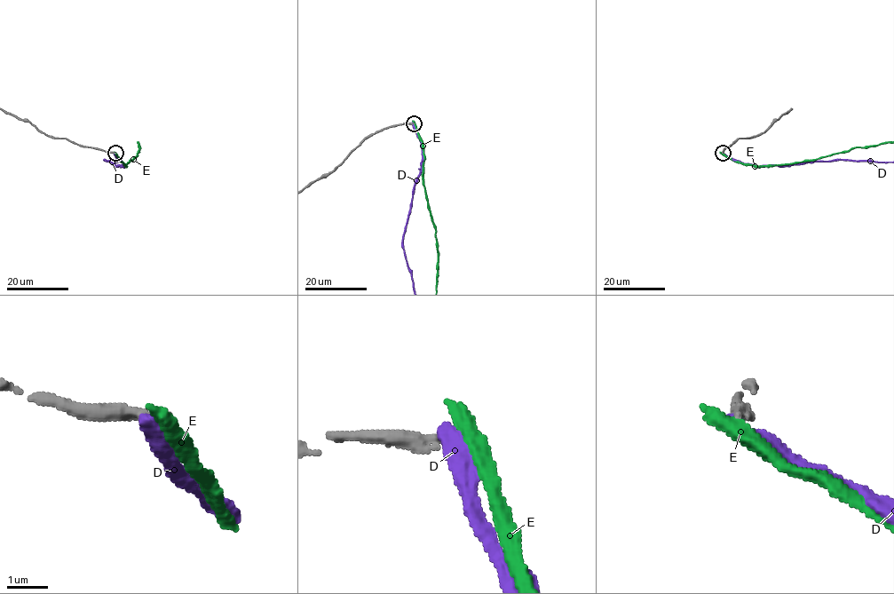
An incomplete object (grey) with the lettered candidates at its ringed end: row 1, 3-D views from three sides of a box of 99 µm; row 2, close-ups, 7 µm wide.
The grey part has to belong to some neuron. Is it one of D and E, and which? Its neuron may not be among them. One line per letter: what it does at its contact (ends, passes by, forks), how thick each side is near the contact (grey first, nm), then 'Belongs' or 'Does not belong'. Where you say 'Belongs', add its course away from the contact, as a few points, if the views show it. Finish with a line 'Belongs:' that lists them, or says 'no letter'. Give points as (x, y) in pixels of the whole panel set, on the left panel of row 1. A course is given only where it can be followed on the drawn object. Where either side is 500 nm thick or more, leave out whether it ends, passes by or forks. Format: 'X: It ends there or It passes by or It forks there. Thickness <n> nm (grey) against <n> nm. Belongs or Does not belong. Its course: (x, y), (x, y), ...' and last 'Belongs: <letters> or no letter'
D: It ends there. Thickness 340 nm (grey) against 440 nm. Does not belong
E: Thickness 220 nm (grey) against 500 nm. Does not belong
Belongs: no letter

